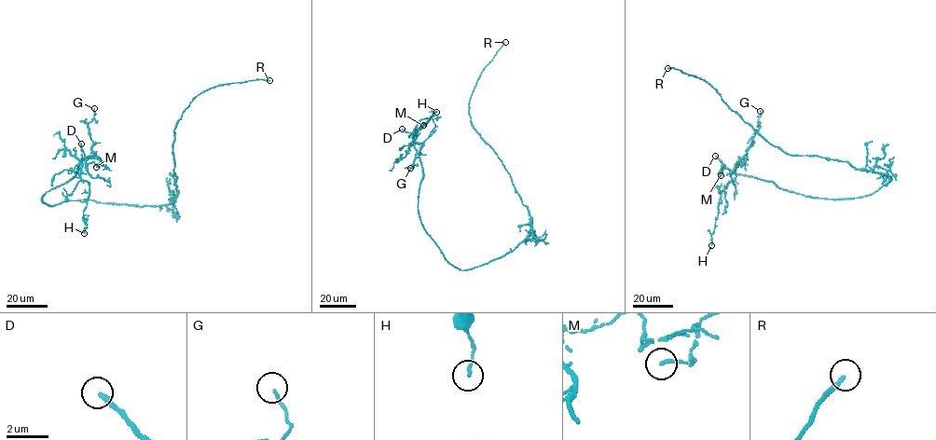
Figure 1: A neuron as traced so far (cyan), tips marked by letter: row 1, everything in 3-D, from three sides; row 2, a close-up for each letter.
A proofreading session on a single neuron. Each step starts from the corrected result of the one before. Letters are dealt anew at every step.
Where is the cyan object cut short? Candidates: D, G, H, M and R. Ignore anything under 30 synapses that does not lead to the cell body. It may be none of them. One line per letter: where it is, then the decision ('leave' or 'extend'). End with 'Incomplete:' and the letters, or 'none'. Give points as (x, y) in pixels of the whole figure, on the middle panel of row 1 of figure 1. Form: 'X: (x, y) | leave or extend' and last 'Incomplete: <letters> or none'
D: (402, 129) | extend
G: (410, 168) | leave
H: (436, 112) | leave
M: (423, 125) | leave
R: (505, 42) | extend
Incomplete: D, R

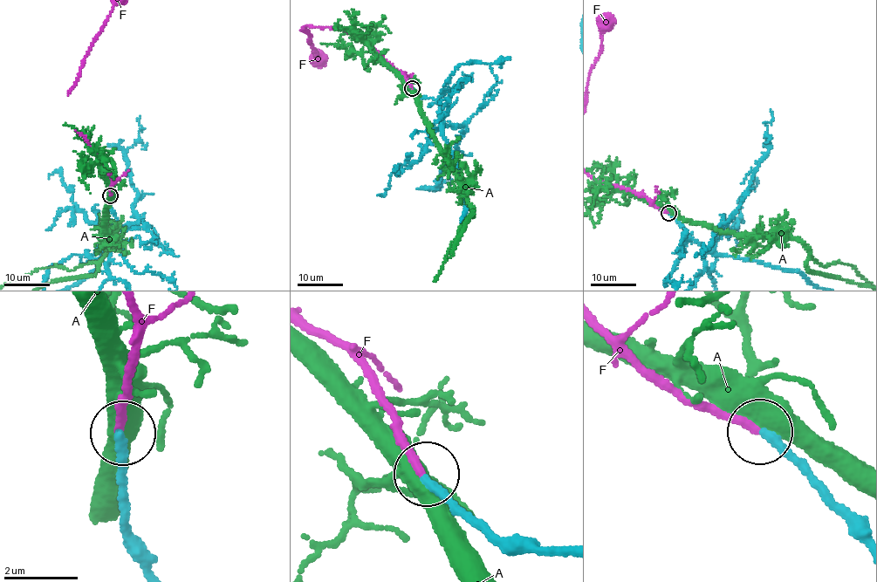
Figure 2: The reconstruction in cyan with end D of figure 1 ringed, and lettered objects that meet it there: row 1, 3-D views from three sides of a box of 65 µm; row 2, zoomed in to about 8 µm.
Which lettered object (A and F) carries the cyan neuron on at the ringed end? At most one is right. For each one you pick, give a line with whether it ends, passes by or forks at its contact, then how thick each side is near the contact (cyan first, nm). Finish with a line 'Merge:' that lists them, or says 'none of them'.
F: it ends there; 260 nm thick on the cyan side, 200 nm on the other
Merge: F

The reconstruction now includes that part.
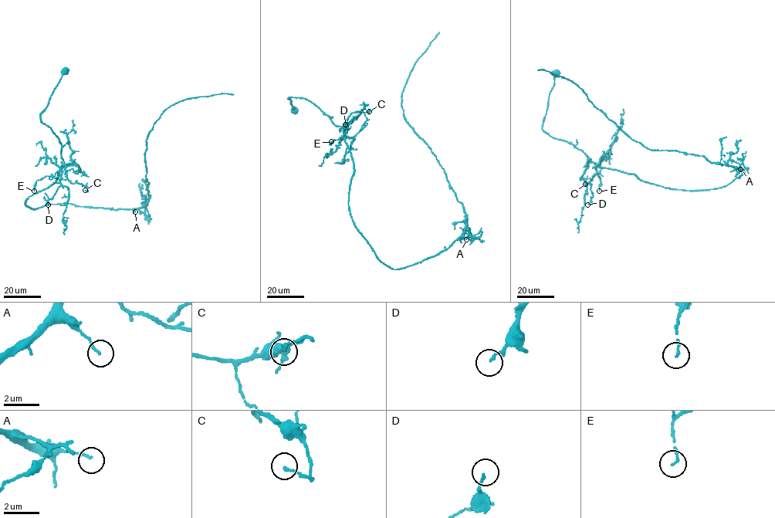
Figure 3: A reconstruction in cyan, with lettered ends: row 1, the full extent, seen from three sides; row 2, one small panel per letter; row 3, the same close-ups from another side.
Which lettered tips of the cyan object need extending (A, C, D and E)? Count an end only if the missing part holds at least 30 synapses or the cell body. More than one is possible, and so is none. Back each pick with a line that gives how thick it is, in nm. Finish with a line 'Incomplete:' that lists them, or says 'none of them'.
Incomplete: none of them

